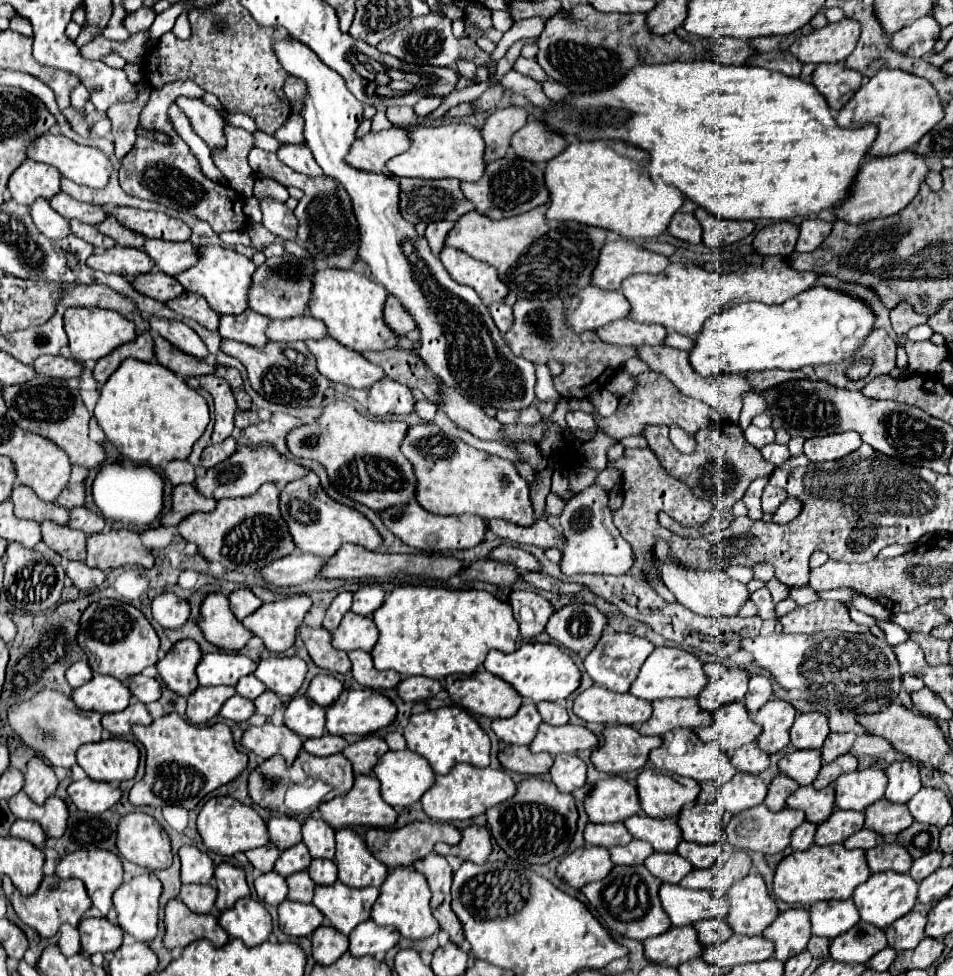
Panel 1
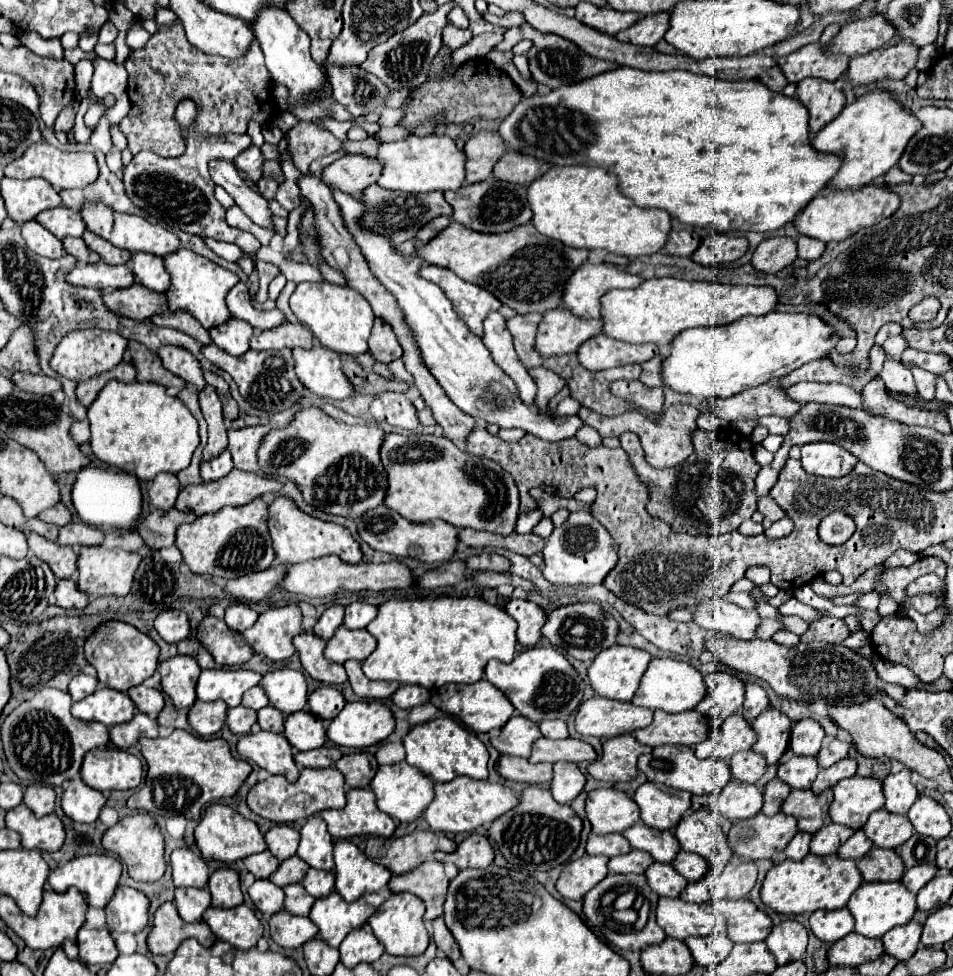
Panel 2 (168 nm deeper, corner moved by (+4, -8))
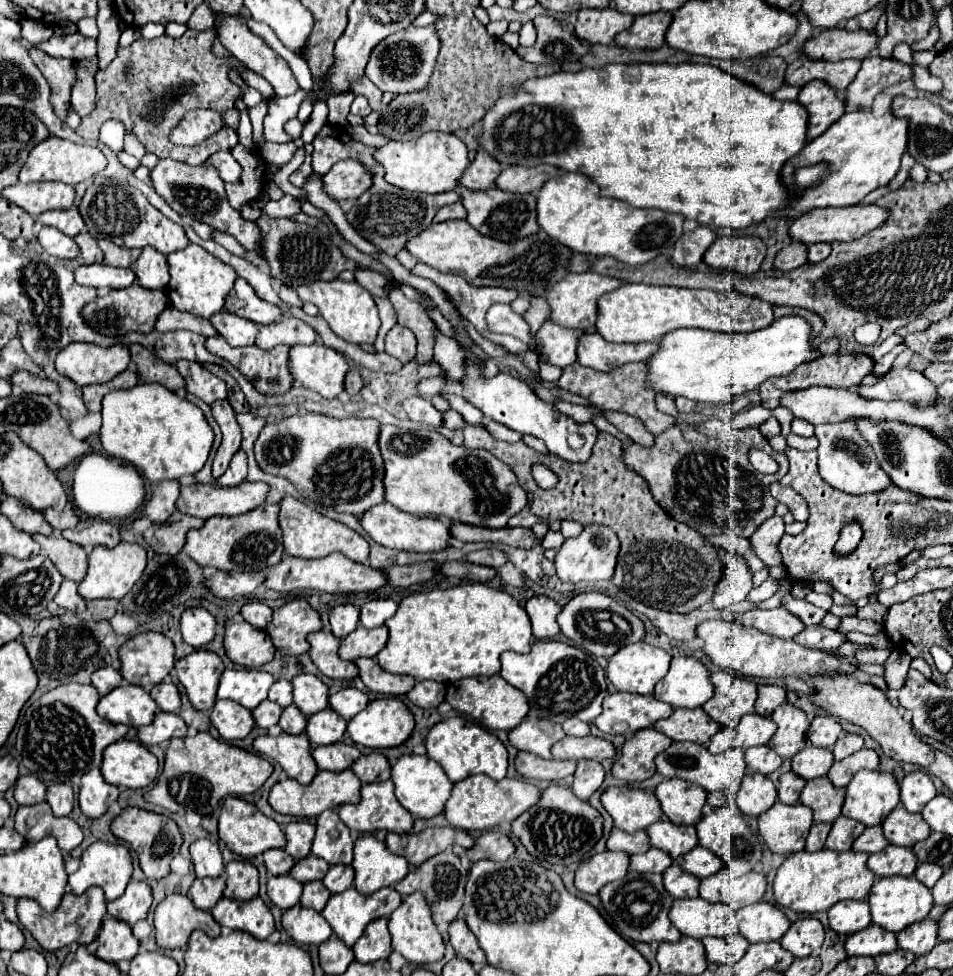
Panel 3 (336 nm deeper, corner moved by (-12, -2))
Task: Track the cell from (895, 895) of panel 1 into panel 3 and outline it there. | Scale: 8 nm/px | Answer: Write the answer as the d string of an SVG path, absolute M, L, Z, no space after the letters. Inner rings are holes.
M888 876L876 880L876 884L870 890L868 902L872 910L872 922L890 932L900 932L914 922L922 922L934 906L932 892L914 876Z

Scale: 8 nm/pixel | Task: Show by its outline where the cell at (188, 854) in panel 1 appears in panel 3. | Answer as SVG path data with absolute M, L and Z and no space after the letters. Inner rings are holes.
M206 838L190 844L190 856L192 856L192 864L194 864L198 878L204 878L204 876L216 878L224 870L224 862L222 862L218 844L214 844Z

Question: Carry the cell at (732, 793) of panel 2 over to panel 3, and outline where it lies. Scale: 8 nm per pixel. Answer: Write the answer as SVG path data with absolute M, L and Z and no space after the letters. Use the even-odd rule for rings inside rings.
M748 772L736 796L736 804L746 816L760 816L776 802L774 782L758 772Z

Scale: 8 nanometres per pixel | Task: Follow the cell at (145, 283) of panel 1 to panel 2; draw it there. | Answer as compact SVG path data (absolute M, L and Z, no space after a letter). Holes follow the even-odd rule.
M142 284L106 292L104 306L110 312L128 316L132 320L150 320L150 316L168 310L166 296L162 296L160 292L148 292L148 288L144 288Z

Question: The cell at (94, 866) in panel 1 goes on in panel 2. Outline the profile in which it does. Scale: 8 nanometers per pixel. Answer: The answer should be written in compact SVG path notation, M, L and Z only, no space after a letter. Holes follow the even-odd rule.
M80 856L52 870L48 882L58 894L74 886L84 894L88 906L104 908L118 886L120 874L122 864L112 856Z

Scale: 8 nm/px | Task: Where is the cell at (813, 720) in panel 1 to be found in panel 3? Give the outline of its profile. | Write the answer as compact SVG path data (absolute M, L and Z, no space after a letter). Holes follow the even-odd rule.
M816 716L810 724L808 740L818 748L832 748L834 742L838 740L840 732L842 732L842 728L840 728L838 720L834 720L830 716Z

